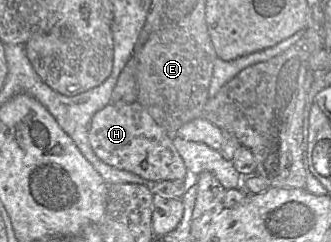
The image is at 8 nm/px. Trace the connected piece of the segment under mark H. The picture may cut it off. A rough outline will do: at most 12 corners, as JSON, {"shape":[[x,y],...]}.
{"shape":[[137,102],[96,112],[102,162],[148,182],[192,178],[171,135]]}

